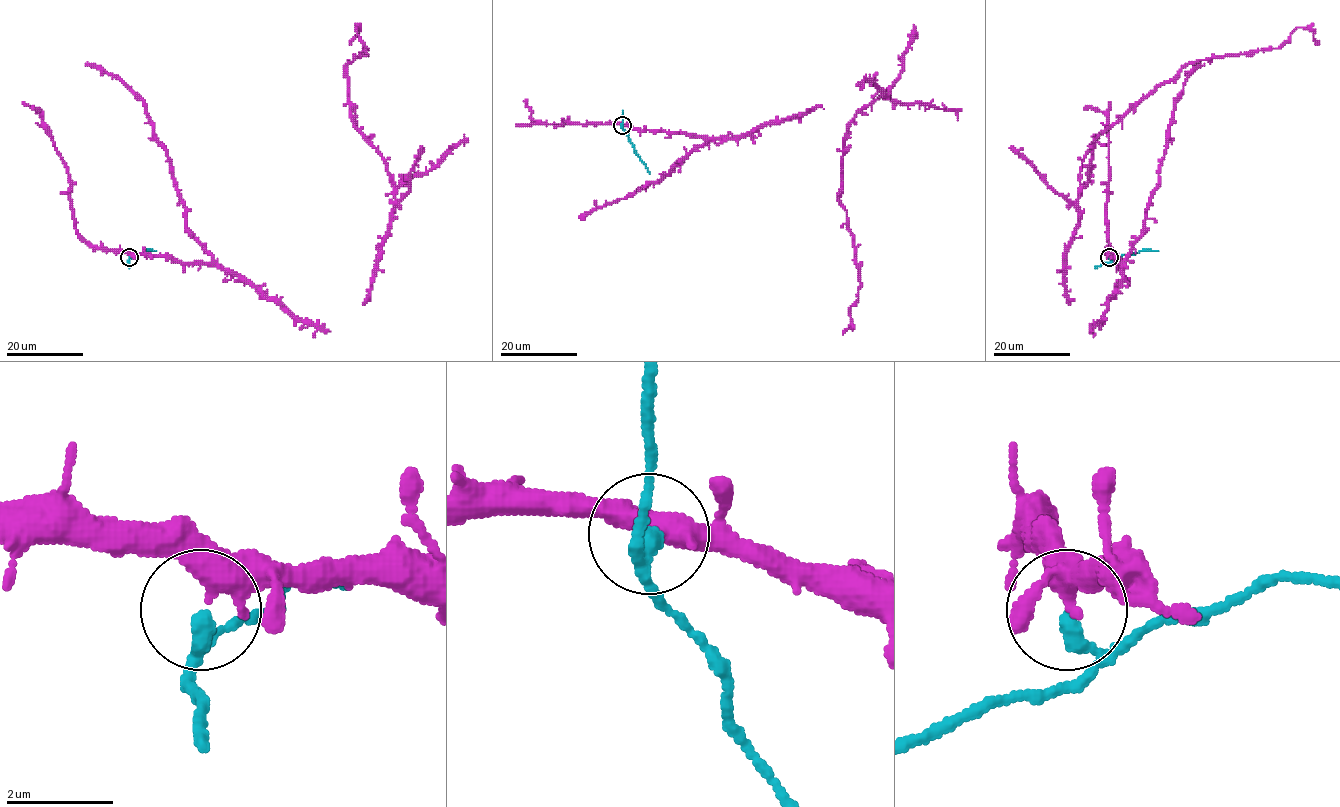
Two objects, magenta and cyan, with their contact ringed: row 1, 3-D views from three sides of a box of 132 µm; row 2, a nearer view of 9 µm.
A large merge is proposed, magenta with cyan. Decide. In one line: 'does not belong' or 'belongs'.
does not belong

